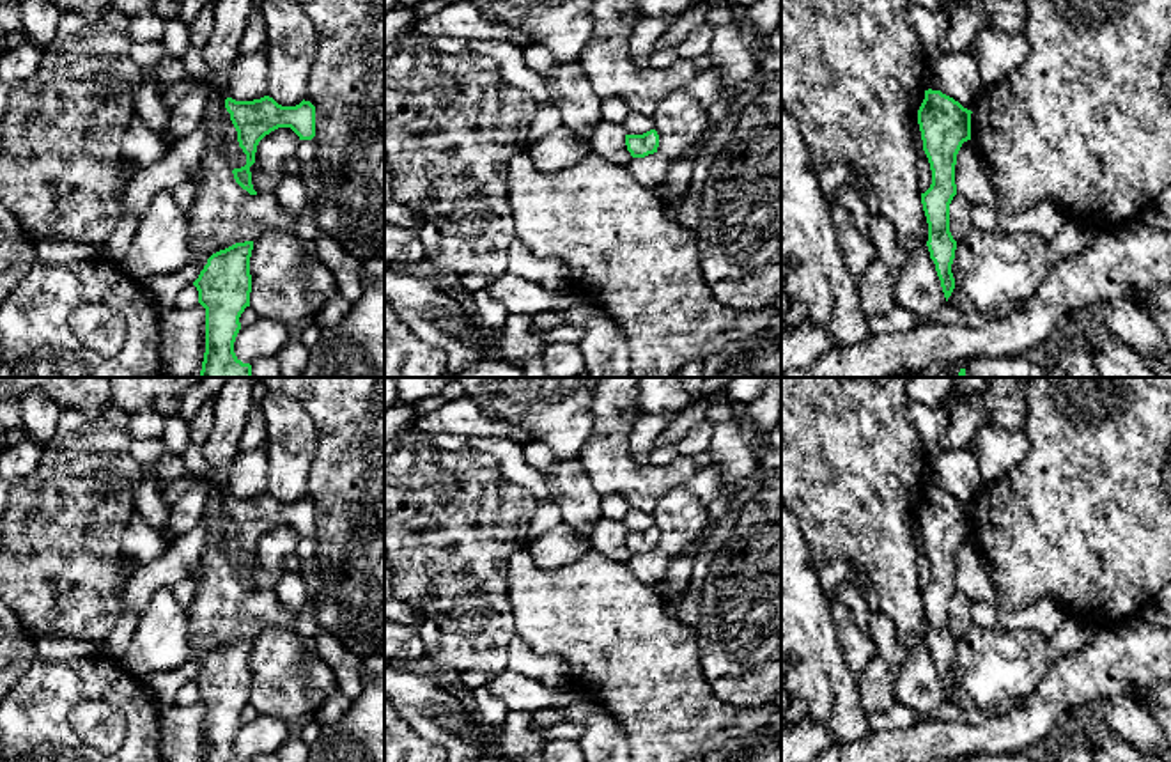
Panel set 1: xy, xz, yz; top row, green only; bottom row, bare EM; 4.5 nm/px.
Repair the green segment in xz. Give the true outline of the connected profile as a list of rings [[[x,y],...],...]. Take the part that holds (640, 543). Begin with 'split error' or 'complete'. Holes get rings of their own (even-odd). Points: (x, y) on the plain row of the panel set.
complete | [[[655,526],[643,532],[625,532],[625,542],[632,555],[645,555],[657,549],[659,532]]]

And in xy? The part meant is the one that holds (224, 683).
complete | [[[253,638],[213,650],[193,682],[206,705],[206,750],[202,762],[250,762],[234,750],[239,714],[250,704],[250,654]]]

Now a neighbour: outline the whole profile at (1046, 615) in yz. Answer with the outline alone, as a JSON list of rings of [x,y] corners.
[[[973,535],[964,539],[957,551],[955,581],[957,590],[965,592],[971,601],[992,604],[997,613],[997,626],[1006,631],[1033,629],[1051,638],[1070,617],[1051,597],[1042,597],[1022,610],[1004,610],[997,601],[996,585]]]

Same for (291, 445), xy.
[[[268,392],[260,411],[268,427],[268,493],[282,503],[296,503],[306,493],[317,452],[317,427],[306,409],[283,392]]]

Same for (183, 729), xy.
[[[172,705],[159,716],[163,762],[202,762],[206,750],[206,705]]]

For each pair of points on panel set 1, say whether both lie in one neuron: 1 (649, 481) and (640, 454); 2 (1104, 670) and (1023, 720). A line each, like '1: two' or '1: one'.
1: two
2: one

